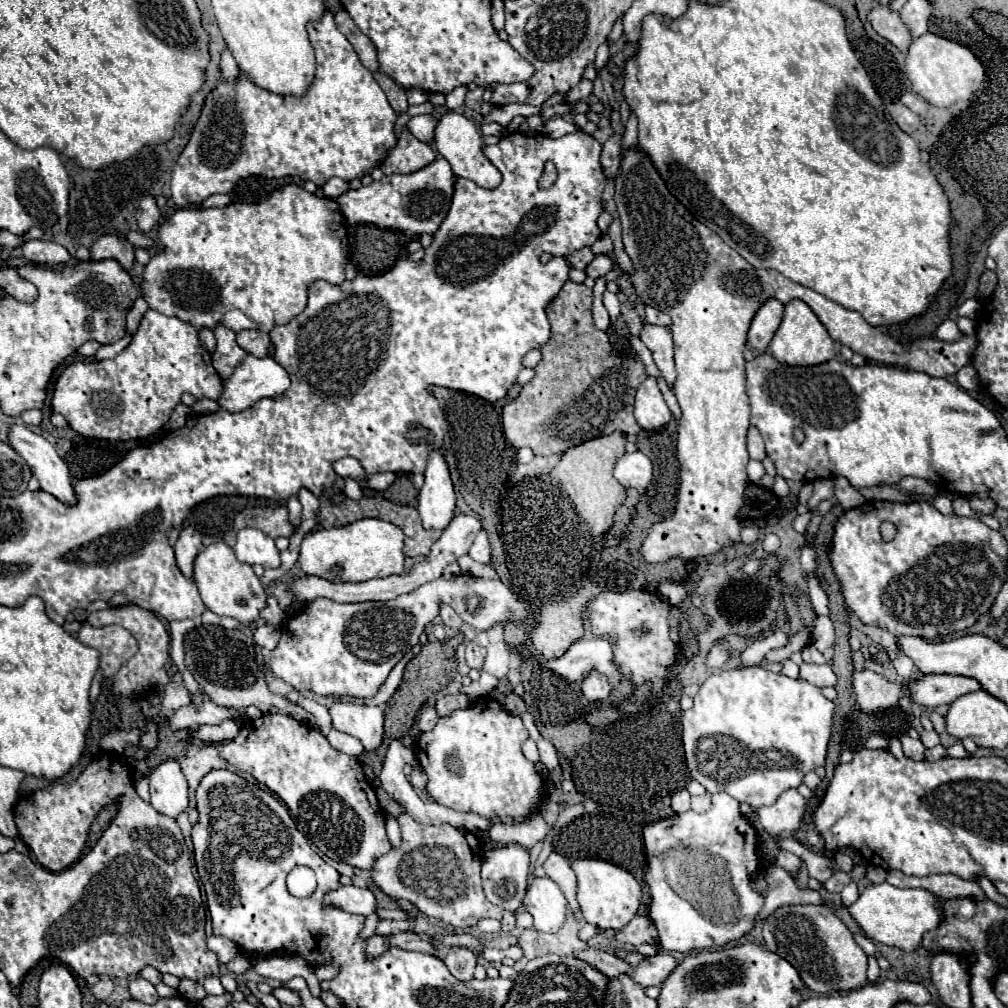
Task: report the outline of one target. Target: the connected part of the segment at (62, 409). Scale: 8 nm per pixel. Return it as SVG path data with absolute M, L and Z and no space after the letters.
M150 309L146 311L138 331L134 333L132 343L120 355L106 361L78 361L64 369L64 373L56 381L52 411L64 415L68 425L84 437L106 441L132 441L146 439L162 429L184 393L192 393L198 399L218 399L220 391L222 379L212 367L210 353L200 345L198 331L178 317L168 317L160 311Z

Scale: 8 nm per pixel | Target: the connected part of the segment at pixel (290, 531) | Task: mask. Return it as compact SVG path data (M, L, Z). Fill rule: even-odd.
M284 505L244 509L234 519L234 531L238 531L240 527L260 529L266 535L270 535L272 539L276 539L276 537L292 537L296 533L296 527L290 523L288 509Z

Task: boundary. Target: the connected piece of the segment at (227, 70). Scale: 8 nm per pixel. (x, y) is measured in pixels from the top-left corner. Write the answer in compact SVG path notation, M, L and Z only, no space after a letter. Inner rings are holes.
M228 49L222 51L222 55L220 55L220 71L222 71L222 77L228 79L228 81L232 81L232 83L236 81L238 73L240 73L238 63L236 63L236 59L232 57L232 53Z

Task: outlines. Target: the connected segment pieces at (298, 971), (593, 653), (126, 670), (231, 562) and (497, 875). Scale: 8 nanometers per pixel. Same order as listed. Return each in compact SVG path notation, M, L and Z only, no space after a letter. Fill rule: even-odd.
M276 955L276 957L270 957L270 959L260 959L254 965L254 969L256 969L258 975L262 975L266 979L280 979L280 981L290 981L292 977L300 975L300 977L306 979L308 987L315 997L318 997L318 993L322 991L320 979L314 975L312 965L302 957Z
M578 639L576 643L570 645L570 649L558 657L558 659L544 659L540 655L534 655L534 651L524 643L510 647L510 651L522 659L522 661L532 661L552 673L558 673L560 677L568 681L580 681L590 669L596 669L604 675L608 675L608 681L612 687L616 687L622 679L622 675L614 669L612 663L612 645L606 639Z
M124 605L124 607L110 607L104 611L96 611L88 615L88 623L92 627L104 627L104 625L122 625L126 627L136 639L138 639L138 653L124 665L120 667L120 671L114 675L114 693L120 695L136 695L140 697L142 693L146 693L148 689L156 687L156 685L166 685L170 681L168 673L164 671L164 663L168 661L168 649L170 649L170 635L166 625L152 613L146 611L138 605Z
M212 543L196 555L194 581L198 585L204 605L216 615L234 617L242 623L252 623L266 607L266 591L254 569L248 563L240 563L226 543Z
M506 845L484 853L482 889L490 903L514 913L522 905L528 877L530 859L522 845Z

